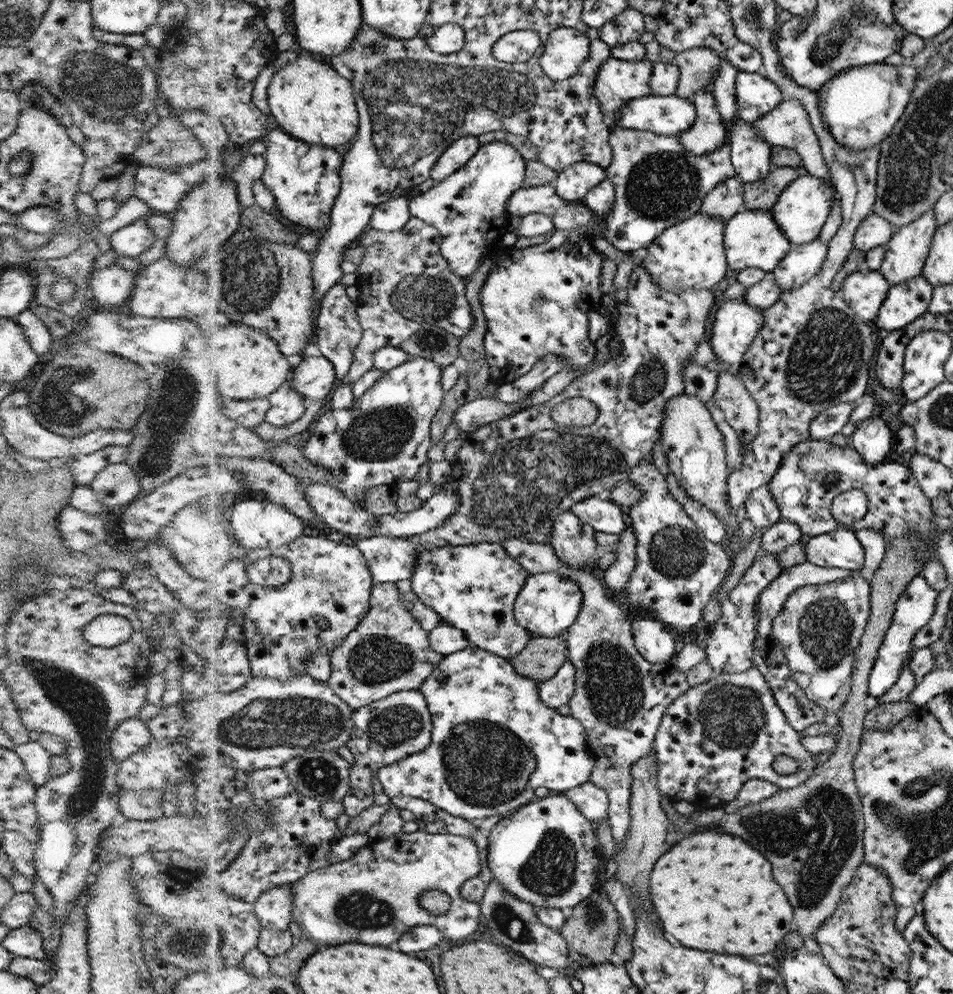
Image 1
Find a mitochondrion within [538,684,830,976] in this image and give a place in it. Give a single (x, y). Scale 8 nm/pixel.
(598, 913)

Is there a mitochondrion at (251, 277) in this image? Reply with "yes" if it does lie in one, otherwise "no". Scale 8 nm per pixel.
yes

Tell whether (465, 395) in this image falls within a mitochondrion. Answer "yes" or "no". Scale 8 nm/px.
no

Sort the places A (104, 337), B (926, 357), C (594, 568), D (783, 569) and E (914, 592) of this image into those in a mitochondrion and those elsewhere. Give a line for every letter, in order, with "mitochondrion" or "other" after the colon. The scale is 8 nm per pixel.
A: other
B: other
C: other
D: other
E: other

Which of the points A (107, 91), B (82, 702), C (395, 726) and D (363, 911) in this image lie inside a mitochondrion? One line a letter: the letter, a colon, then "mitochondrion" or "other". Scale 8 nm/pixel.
A: mitochondrion
B: mitochondrion
C: mitochondrion
D: mitochondrion

